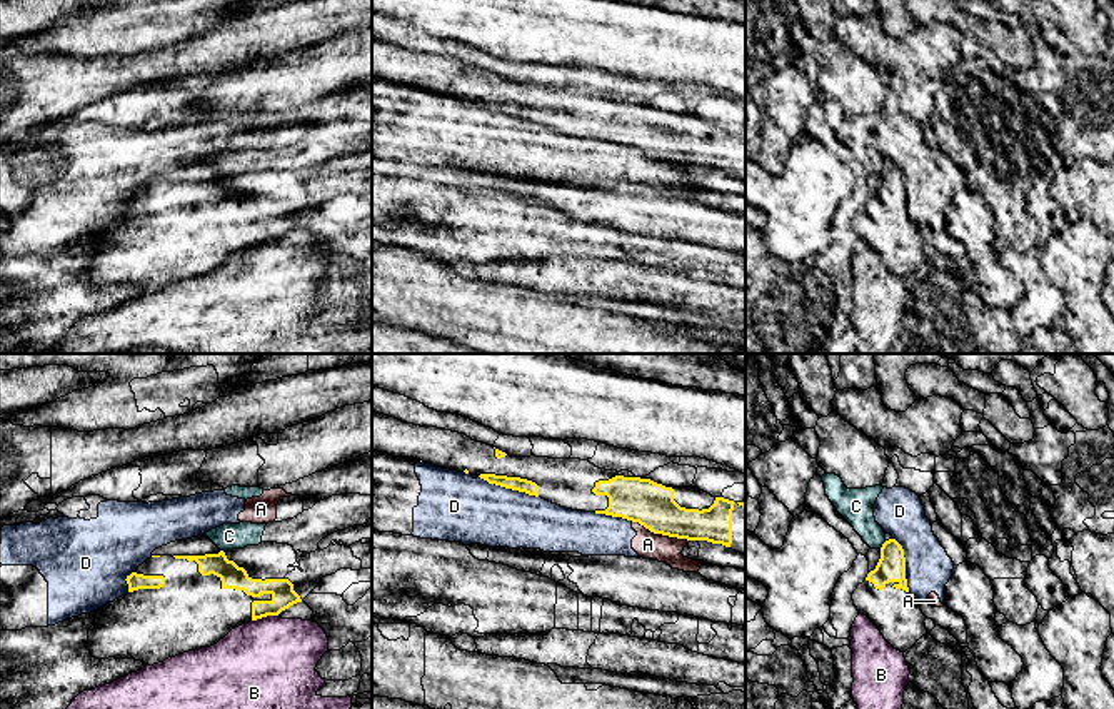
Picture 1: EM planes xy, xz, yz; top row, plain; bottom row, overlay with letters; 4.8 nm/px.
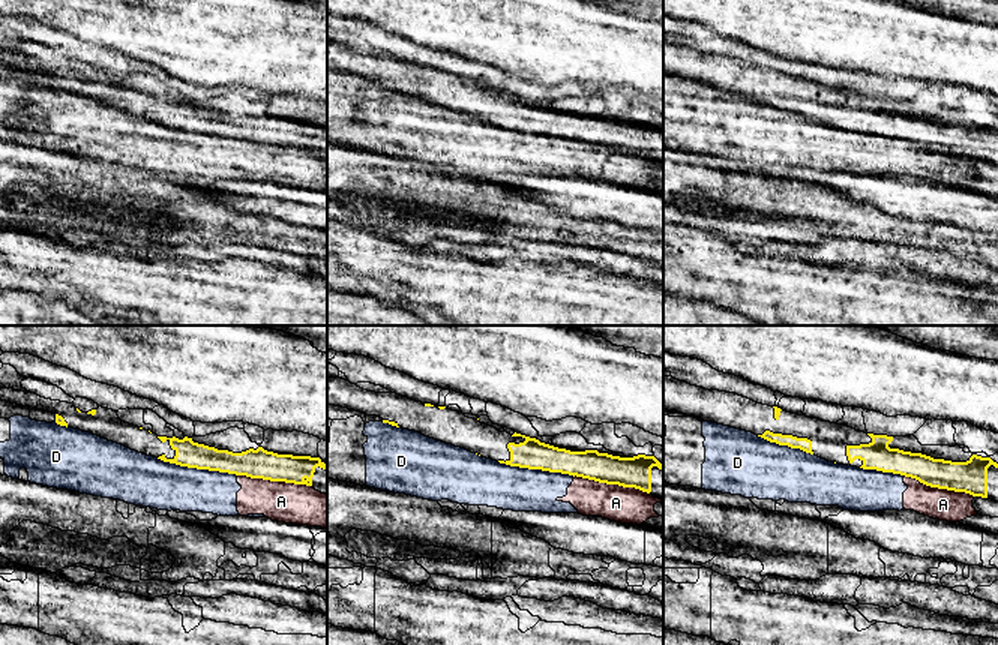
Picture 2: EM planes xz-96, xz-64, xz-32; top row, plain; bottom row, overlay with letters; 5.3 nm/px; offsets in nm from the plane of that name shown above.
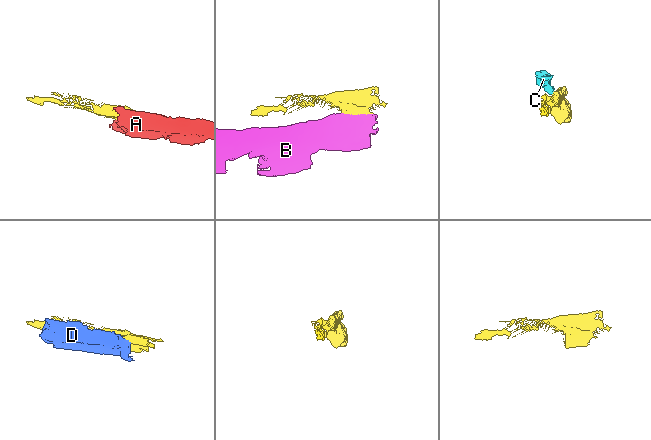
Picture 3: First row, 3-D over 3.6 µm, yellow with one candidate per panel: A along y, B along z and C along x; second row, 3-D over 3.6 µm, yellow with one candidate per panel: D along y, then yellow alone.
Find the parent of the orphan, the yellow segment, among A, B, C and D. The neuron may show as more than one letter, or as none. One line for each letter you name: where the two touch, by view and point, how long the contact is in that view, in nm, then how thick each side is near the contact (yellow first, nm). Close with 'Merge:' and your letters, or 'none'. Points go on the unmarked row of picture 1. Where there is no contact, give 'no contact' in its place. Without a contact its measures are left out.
Merge: none

